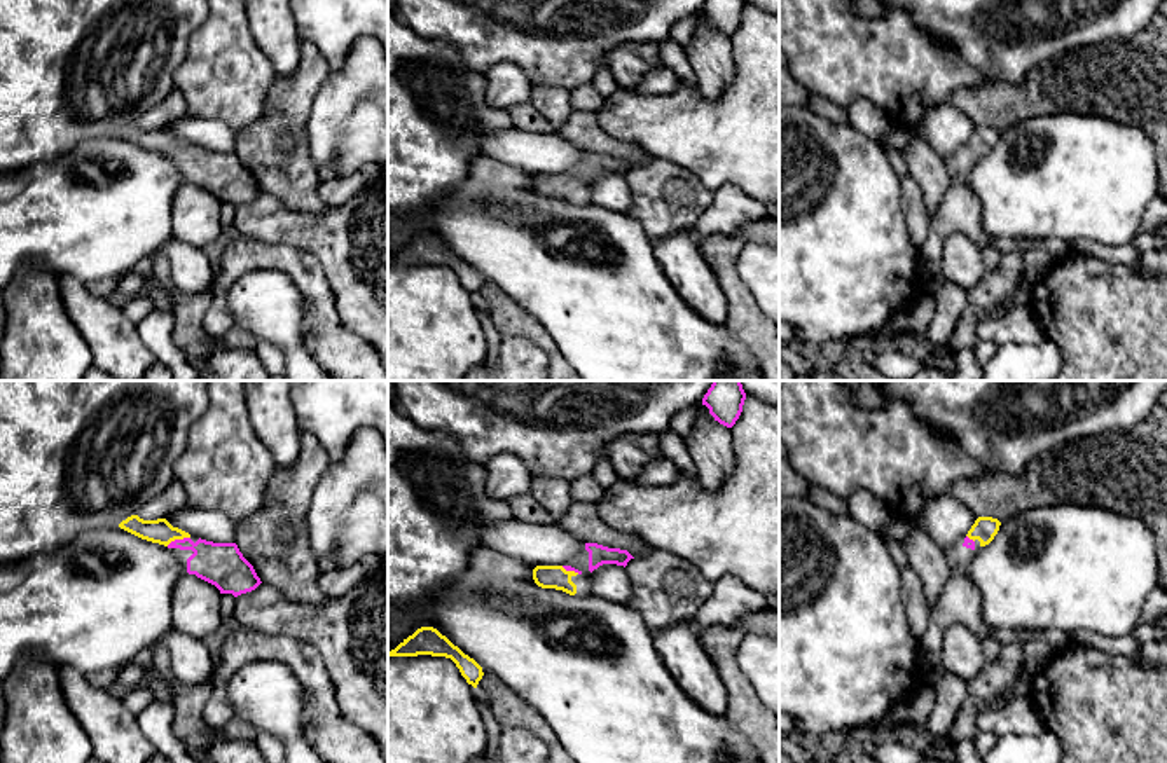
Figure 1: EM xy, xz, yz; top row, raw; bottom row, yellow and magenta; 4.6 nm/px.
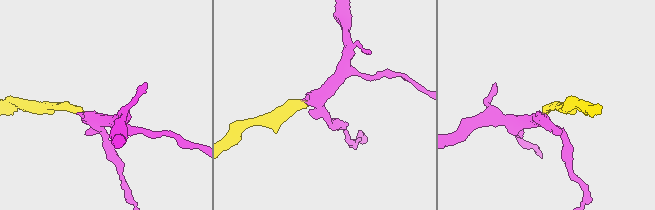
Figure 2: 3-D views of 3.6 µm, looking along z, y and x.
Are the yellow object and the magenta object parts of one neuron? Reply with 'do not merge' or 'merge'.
merge

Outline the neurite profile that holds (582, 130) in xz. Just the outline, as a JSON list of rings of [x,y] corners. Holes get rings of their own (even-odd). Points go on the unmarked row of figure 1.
[[[573,112],[557,133],[582,152],[627,159],[632,166],[641,166],[653,159],[641,145],[617,140],[604,133],[594,112]]]

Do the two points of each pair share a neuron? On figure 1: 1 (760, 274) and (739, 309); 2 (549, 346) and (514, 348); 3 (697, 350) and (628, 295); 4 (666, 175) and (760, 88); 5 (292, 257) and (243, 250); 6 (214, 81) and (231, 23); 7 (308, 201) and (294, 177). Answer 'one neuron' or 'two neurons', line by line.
1: two neurons
2: two neurons
3: one neuron
4: two neurons
5: one neuron
6: one neuron
7: one neuron

